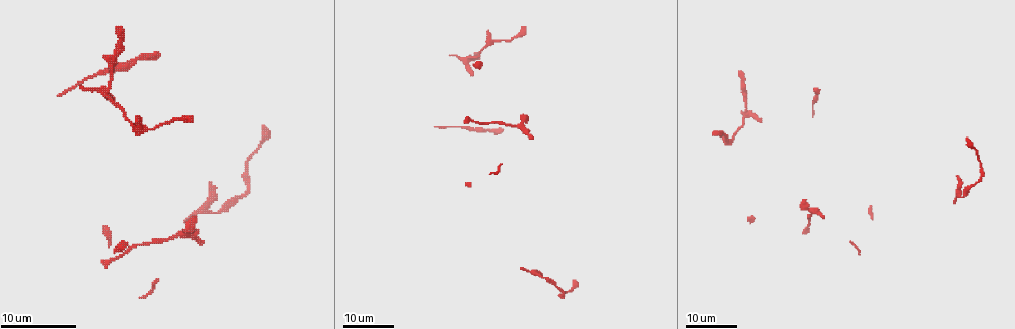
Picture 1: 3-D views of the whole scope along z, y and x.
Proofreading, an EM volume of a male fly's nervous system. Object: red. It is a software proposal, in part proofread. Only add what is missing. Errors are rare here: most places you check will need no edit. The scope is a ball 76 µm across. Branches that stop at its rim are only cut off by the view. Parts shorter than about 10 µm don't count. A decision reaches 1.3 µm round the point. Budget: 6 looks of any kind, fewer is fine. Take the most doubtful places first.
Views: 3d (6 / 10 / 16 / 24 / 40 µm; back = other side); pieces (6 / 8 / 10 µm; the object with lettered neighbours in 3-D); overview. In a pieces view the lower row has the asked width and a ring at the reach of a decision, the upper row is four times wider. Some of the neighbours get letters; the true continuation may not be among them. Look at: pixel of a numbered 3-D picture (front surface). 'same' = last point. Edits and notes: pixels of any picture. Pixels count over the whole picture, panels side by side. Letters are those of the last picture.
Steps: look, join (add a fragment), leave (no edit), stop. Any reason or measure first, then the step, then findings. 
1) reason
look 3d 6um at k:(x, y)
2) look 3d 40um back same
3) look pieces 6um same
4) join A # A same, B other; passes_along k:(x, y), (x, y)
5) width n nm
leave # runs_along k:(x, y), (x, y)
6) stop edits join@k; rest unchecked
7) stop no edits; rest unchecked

branch stops here
look 3d 16um at 1:(803, 199)

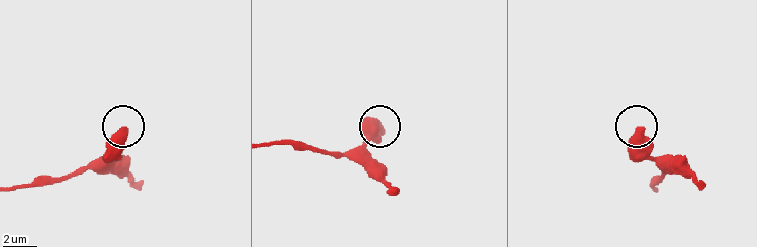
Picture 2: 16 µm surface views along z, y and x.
what lies round it
look pieces 10um at 2:(125, 130)

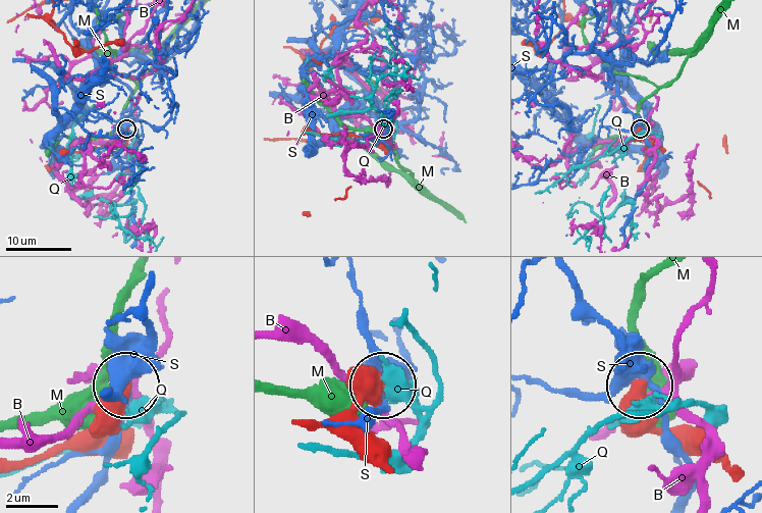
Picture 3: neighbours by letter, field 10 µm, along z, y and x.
leave # B other, M other, Q other, S other; runs_along 3:(326, 421), (345, 417), (383, 383); none of them fits

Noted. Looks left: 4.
branch stops here
look 3d 24um at 1:(486, 33)

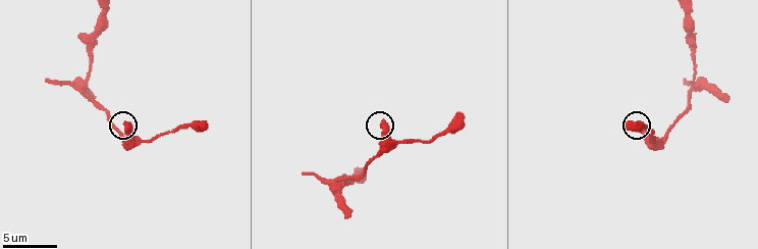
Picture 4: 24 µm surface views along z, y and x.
see the neighbours
look pieces 10um at 4:(125, 123)

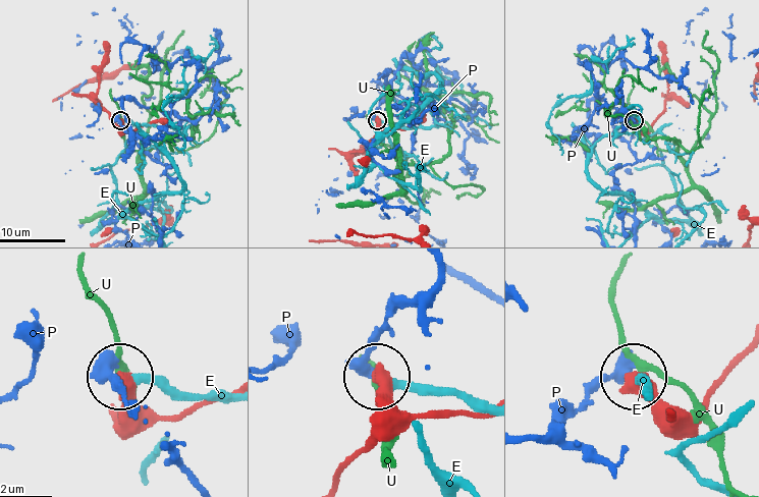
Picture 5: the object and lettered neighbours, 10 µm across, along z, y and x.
leave # E other, P other, U other; no lettered fragment goes on from it

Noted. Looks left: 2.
end of a long branch
look 3d 16um at 1:(814, 88)

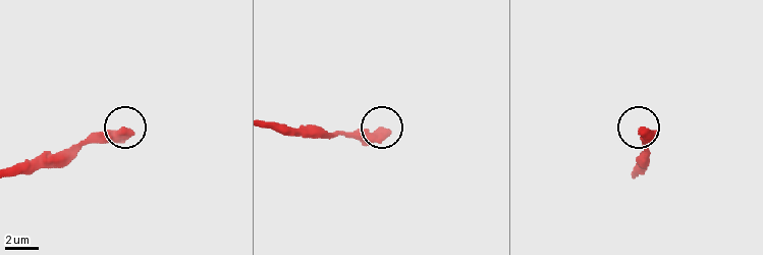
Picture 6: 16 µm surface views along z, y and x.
see the neighbours
look pieces 8um at 6:(130, 134)

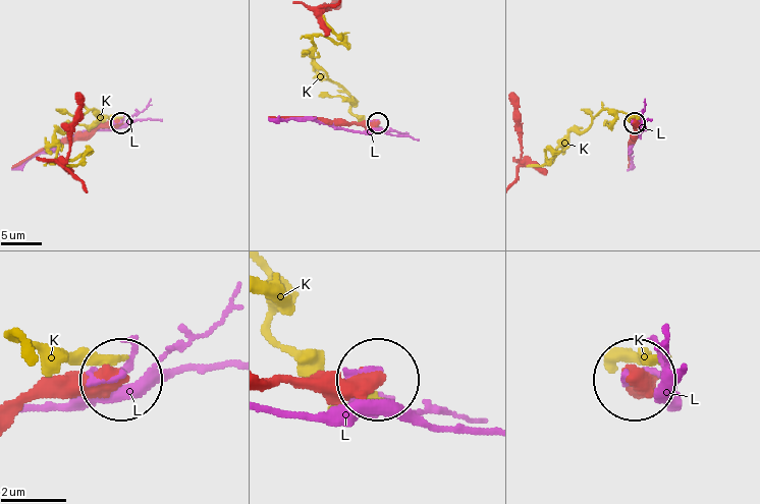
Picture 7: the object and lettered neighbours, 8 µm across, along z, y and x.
leave # K other, L other; none of them fits

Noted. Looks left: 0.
stop no edits; rest unchecked

